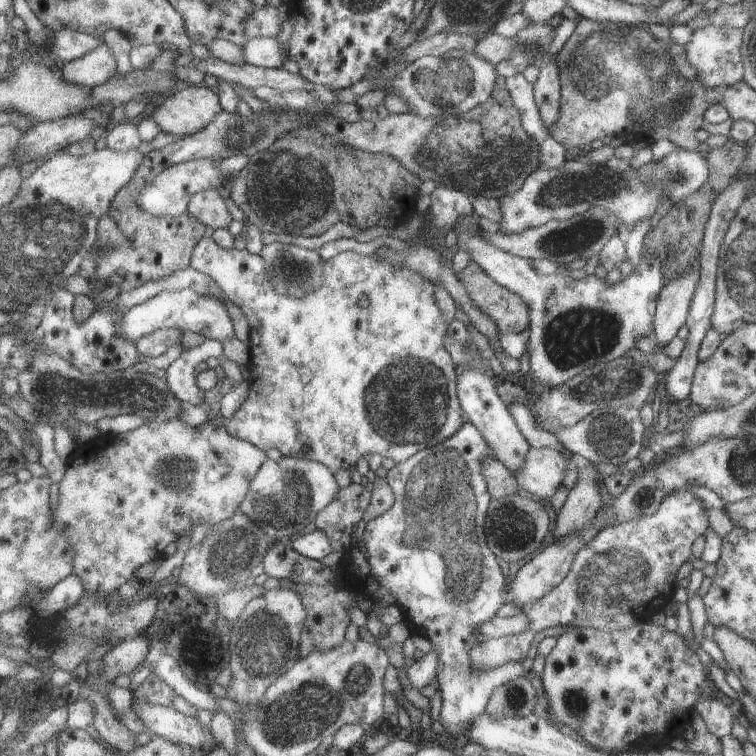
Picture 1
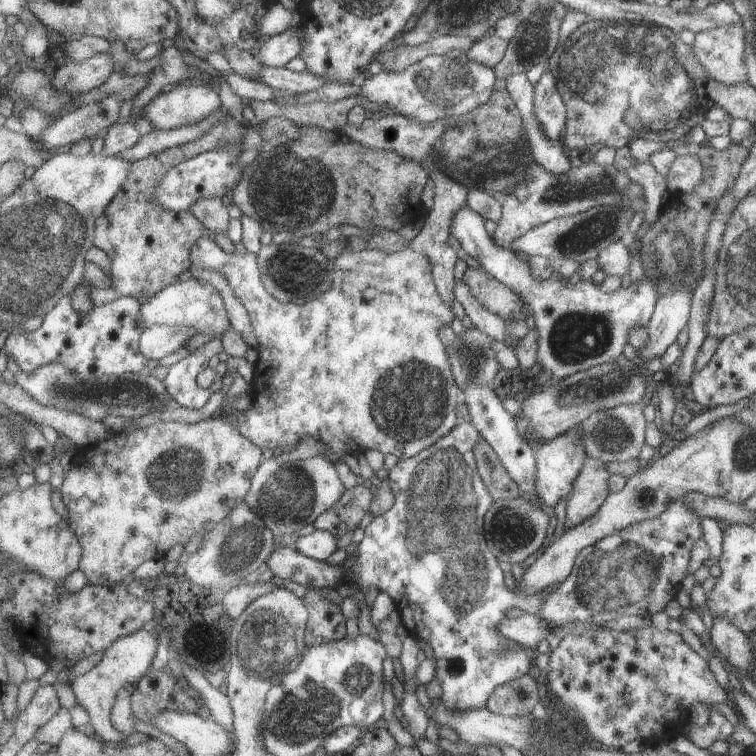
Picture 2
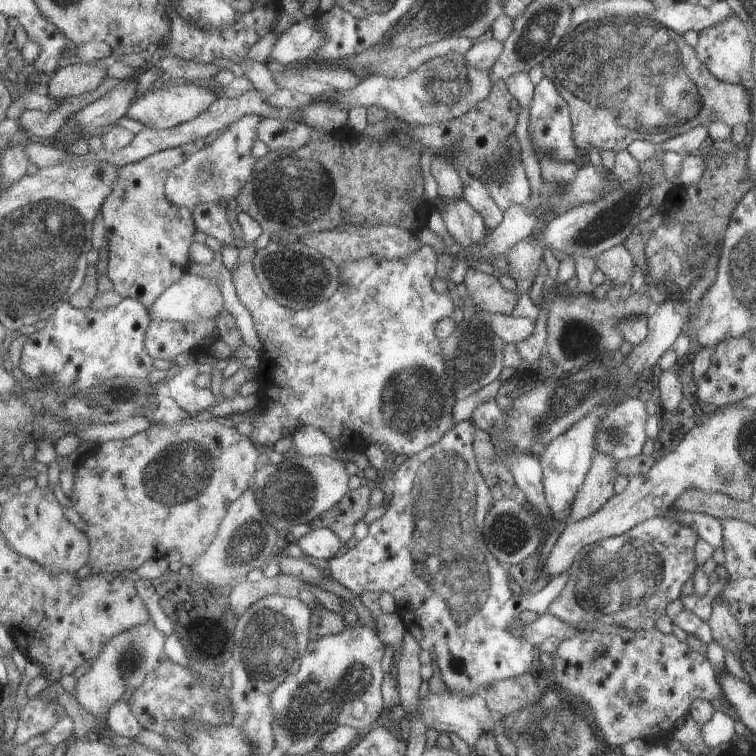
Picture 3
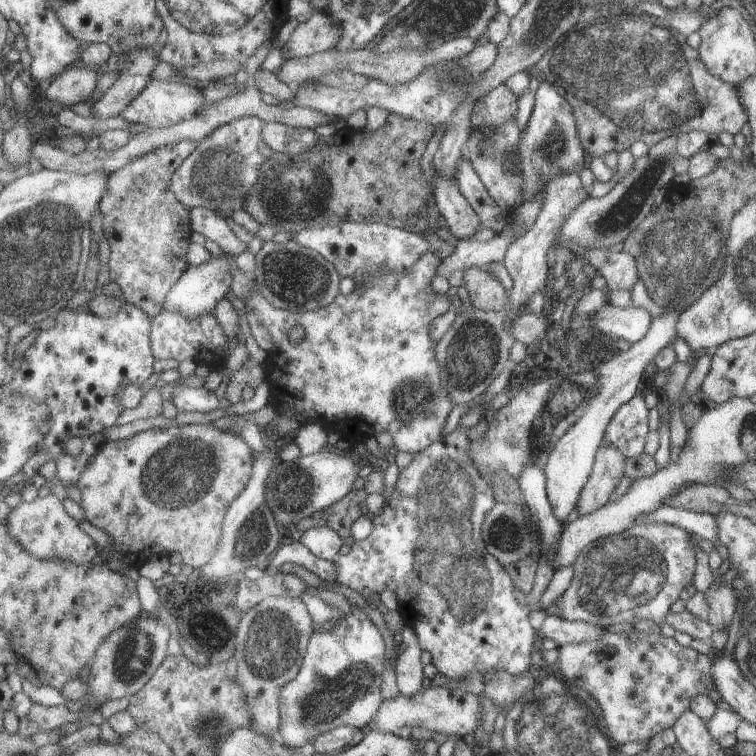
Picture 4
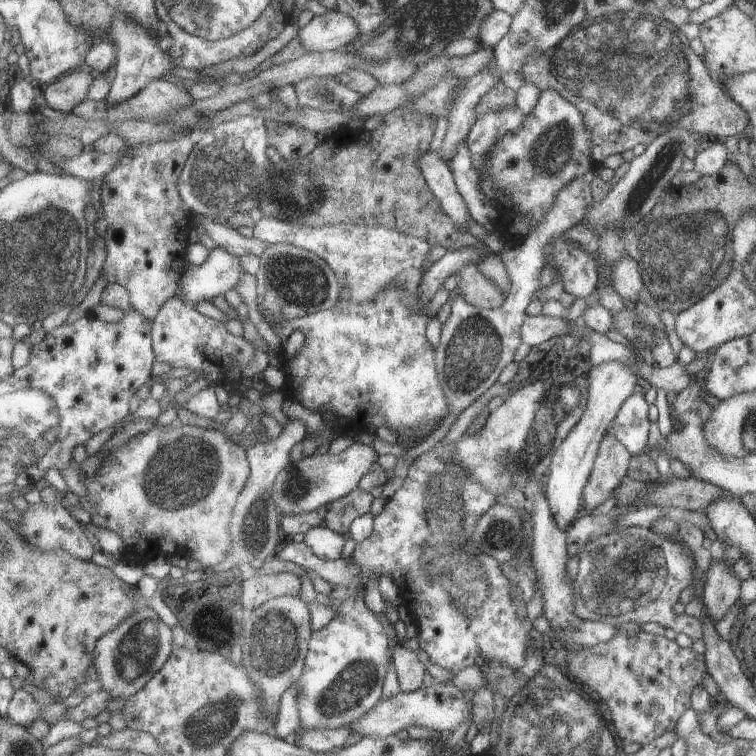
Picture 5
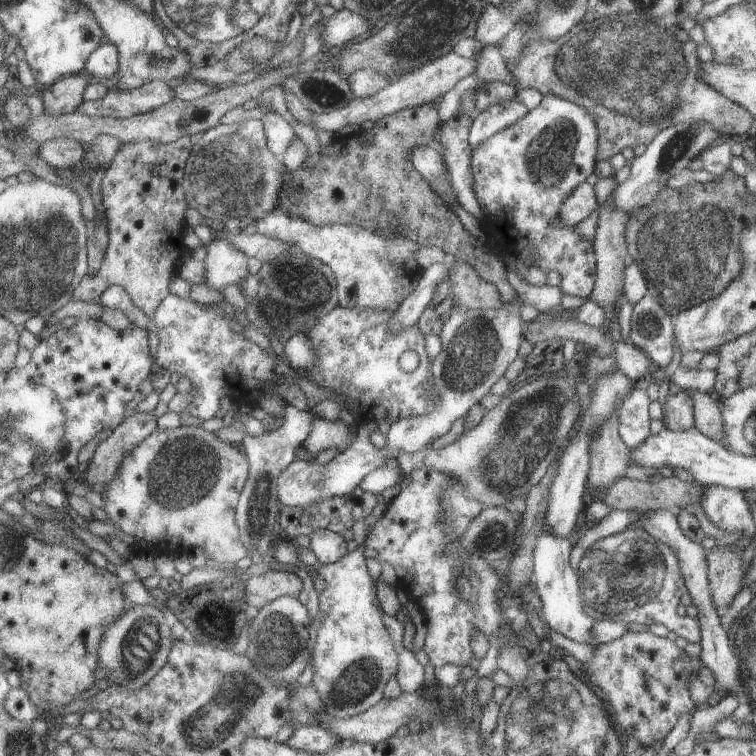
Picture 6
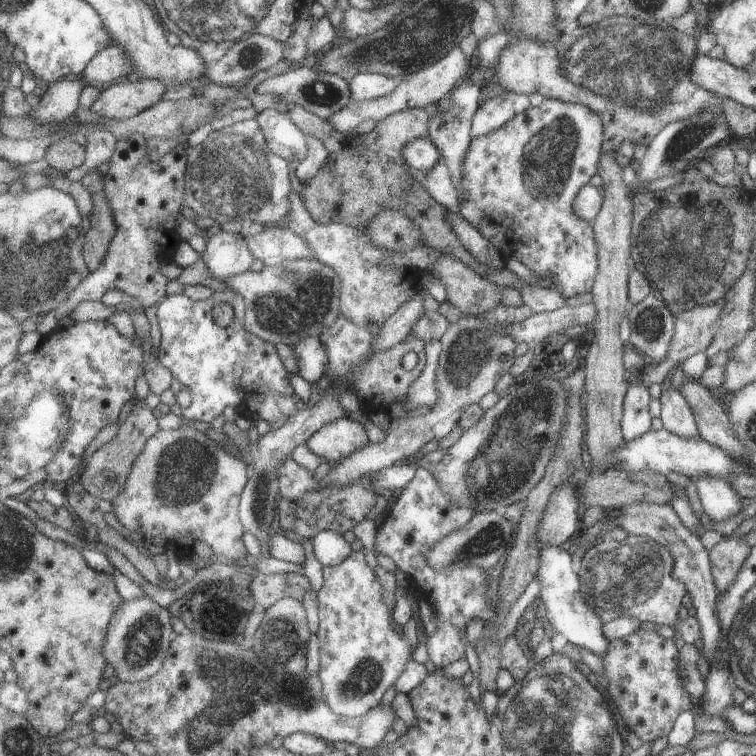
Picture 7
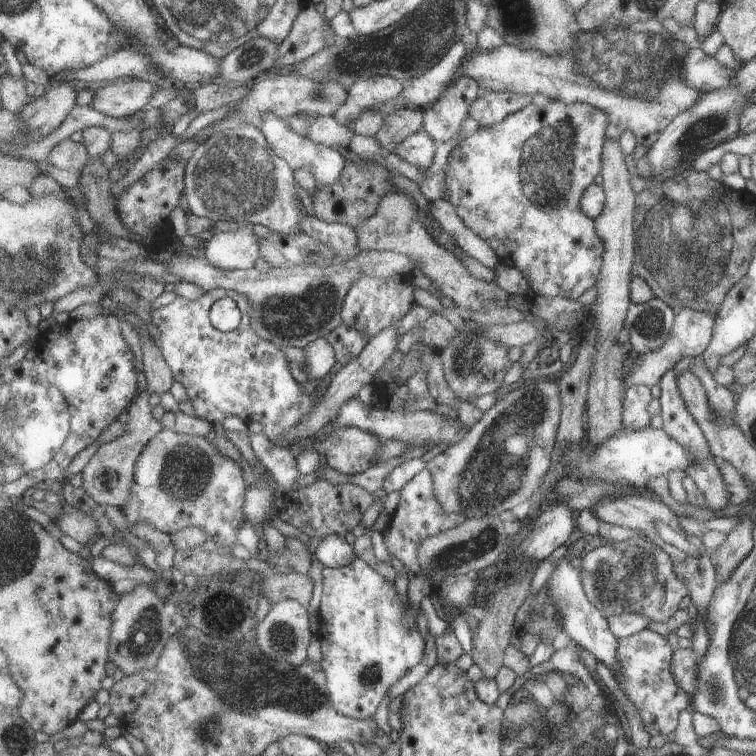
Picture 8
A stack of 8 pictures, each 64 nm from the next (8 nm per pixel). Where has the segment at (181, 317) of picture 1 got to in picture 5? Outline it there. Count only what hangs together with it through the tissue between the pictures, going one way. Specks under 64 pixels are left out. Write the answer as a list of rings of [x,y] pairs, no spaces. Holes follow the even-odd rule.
[[[216,245],[207,260],[179,278],[184,294],[172,297],[193,303],[210,301],[235,287],[245,271],[240,265],[240,257]]]

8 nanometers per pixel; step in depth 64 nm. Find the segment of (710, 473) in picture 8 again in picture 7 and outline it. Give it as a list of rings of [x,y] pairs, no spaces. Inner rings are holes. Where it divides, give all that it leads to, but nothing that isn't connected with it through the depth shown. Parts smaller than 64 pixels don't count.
[[[661,383],[661,420],[663,428],[681,437],[701,438],[698,422],[687,398],[672,385]],[[704,475],[694,482],[702,508],[712,521],[728,520],[742,510],[742,499],[724,479]]]

